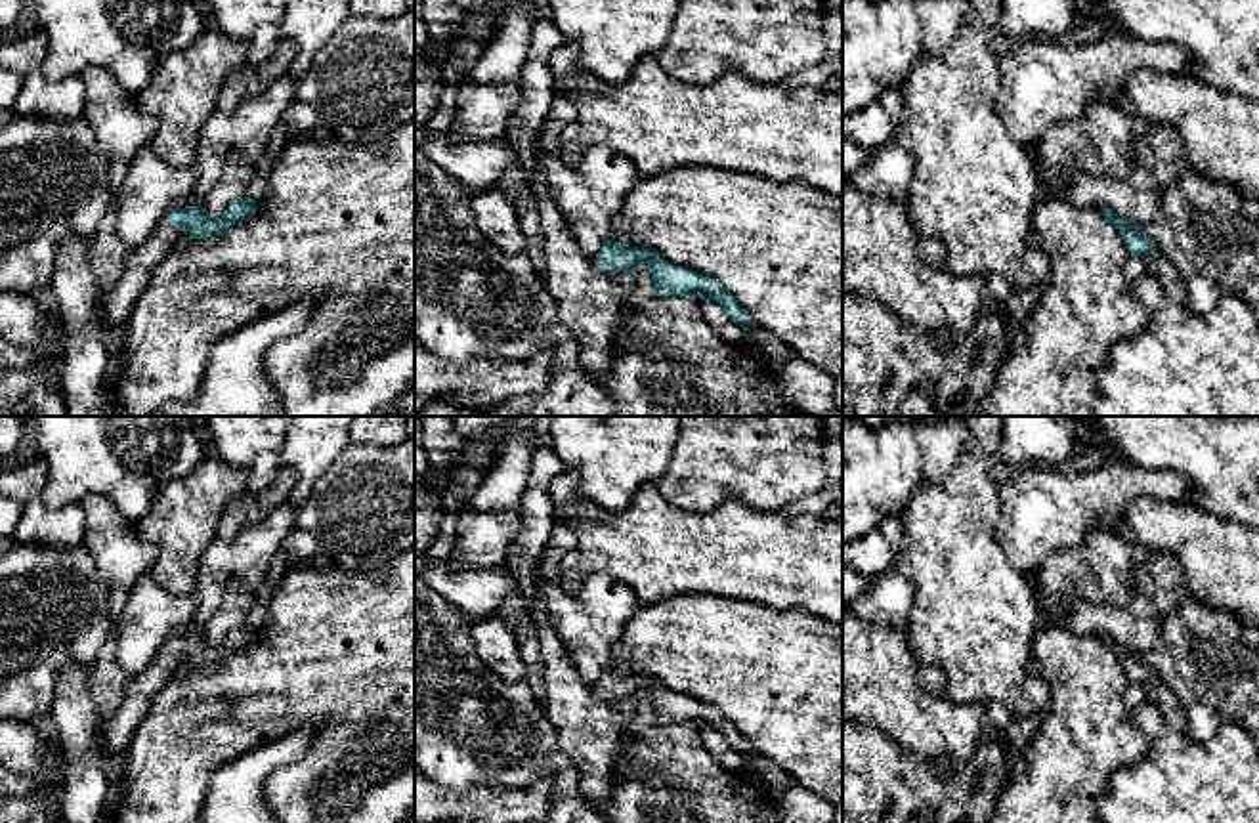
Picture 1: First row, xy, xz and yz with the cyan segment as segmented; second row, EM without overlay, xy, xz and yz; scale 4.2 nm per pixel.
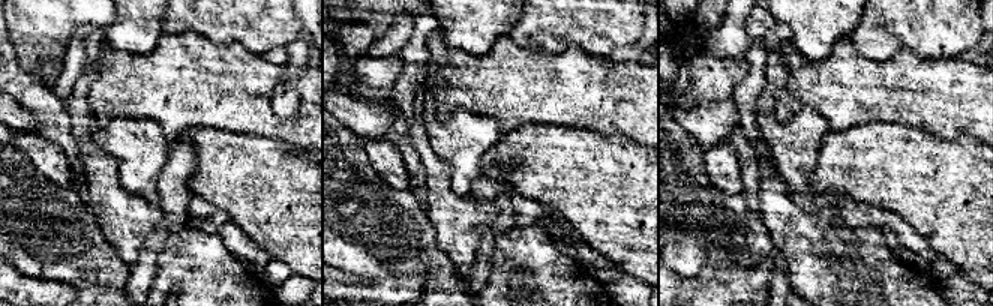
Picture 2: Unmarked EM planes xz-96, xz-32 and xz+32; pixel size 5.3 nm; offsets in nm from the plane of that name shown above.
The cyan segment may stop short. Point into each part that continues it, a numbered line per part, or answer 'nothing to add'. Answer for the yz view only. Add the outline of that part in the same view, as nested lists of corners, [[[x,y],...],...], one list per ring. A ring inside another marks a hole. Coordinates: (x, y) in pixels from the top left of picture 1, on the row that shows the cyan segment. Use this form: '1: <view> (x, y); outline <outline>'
nothing to add

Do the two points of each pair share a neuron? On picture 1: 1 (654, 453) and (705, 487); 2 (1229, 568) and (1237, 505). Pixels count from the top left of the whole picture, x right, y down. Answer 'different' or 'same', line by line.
1: different
2: different

